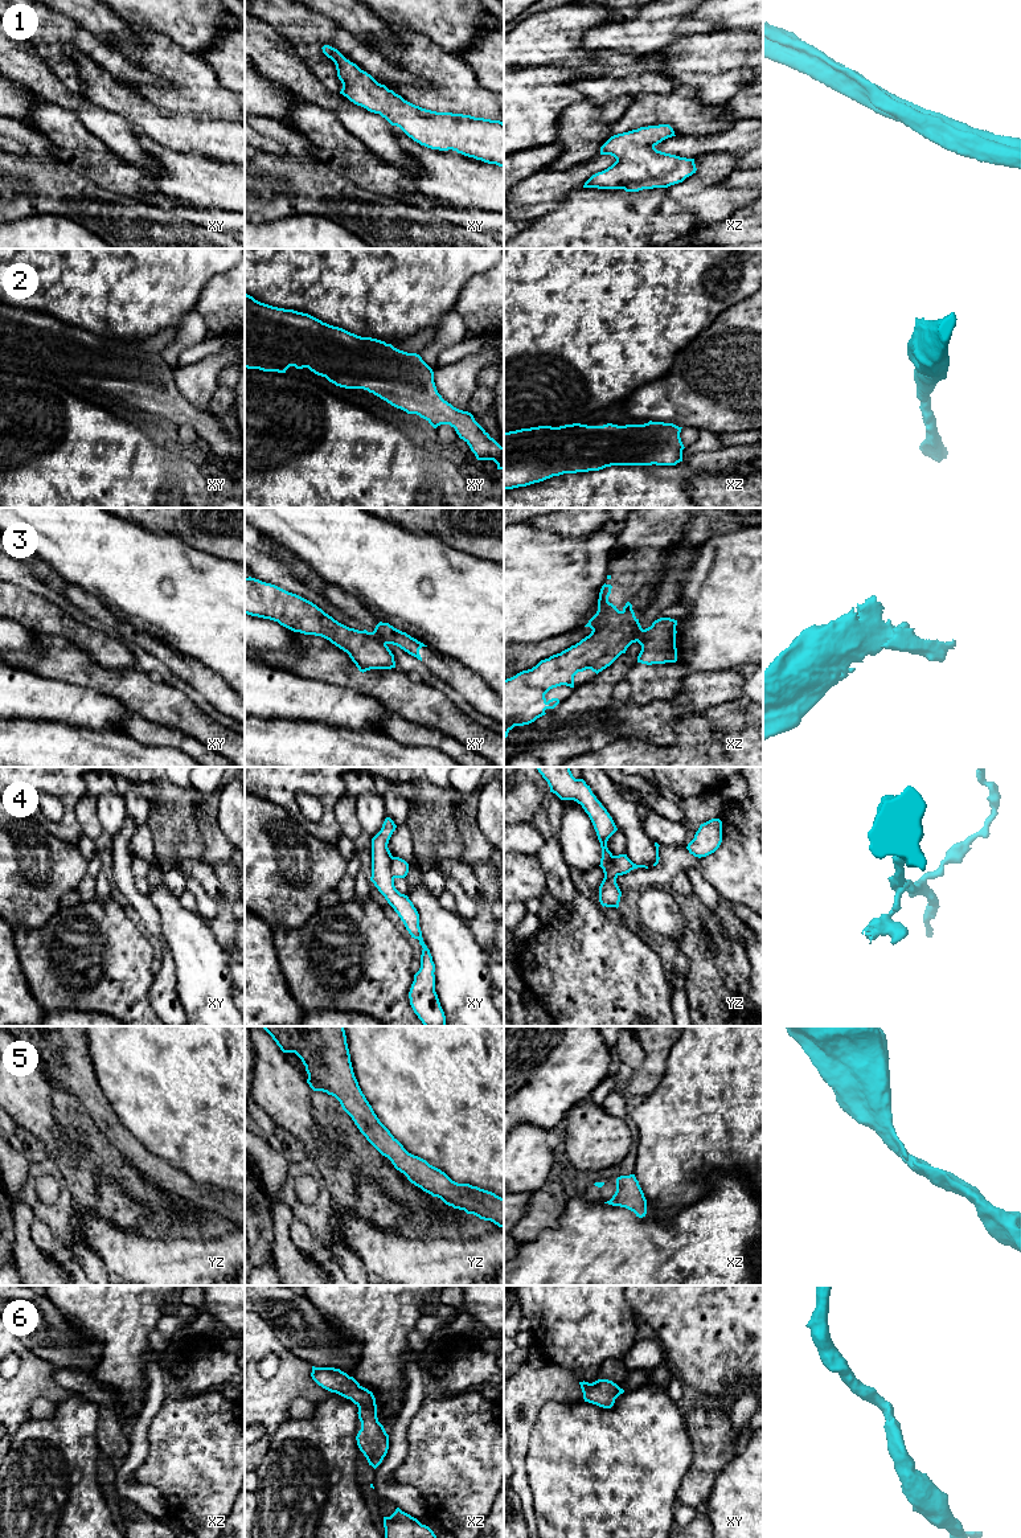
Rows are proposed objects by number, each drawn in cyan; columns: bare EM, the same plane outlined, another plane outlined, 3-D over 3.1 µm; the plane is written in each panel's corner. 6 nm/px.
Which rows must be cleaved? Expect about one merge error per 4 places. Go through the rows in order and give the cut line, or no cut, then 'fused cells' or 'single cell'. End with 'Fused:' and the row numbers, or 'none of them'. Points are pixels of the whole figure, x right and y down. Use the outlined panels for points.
1: no cut | single cell
2: no cut | single cell
3: xy (370, 632), (385, 644) | fused cells
4: xy (392, 857), (390, 873), (394, 877) | fused cells
5: no cut | single cell
6: no cut | single cell
Fused: 3, 4

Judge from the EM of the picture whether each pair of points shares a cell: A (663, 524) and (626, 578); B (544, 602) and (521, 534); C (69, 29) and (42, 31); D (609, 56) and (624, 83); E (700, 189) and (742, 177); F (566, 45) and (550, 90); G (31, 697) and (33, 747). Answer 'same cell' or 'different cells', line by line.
A: same cell
B: same cell
C: same cell
D: same cell
E: different cells
F: different cells
G: different cells

